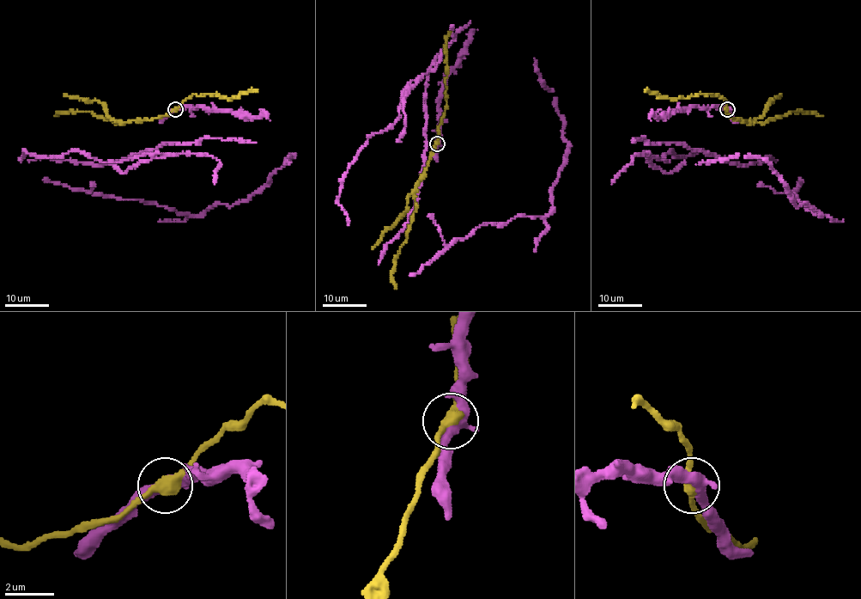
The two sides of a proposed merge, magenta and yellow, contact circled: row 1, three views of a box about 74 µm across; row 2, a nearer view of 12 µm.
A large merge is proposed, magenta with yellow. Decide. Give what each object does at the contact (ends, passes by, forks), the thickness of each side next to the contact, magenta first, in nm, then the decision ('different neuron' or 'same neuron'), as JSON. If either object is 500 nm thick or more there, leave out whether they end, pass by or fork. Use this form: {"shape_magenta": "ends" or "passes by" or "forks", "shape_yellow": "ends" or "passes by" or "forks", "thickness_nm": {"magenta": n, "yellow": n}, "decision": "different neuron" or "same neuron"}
{"shape_magenta": "forks", "shape_yellow": "passes by", "thickness_nm": {"magenta": 400, "yellow": 360}, "decision": "same neuron"}

